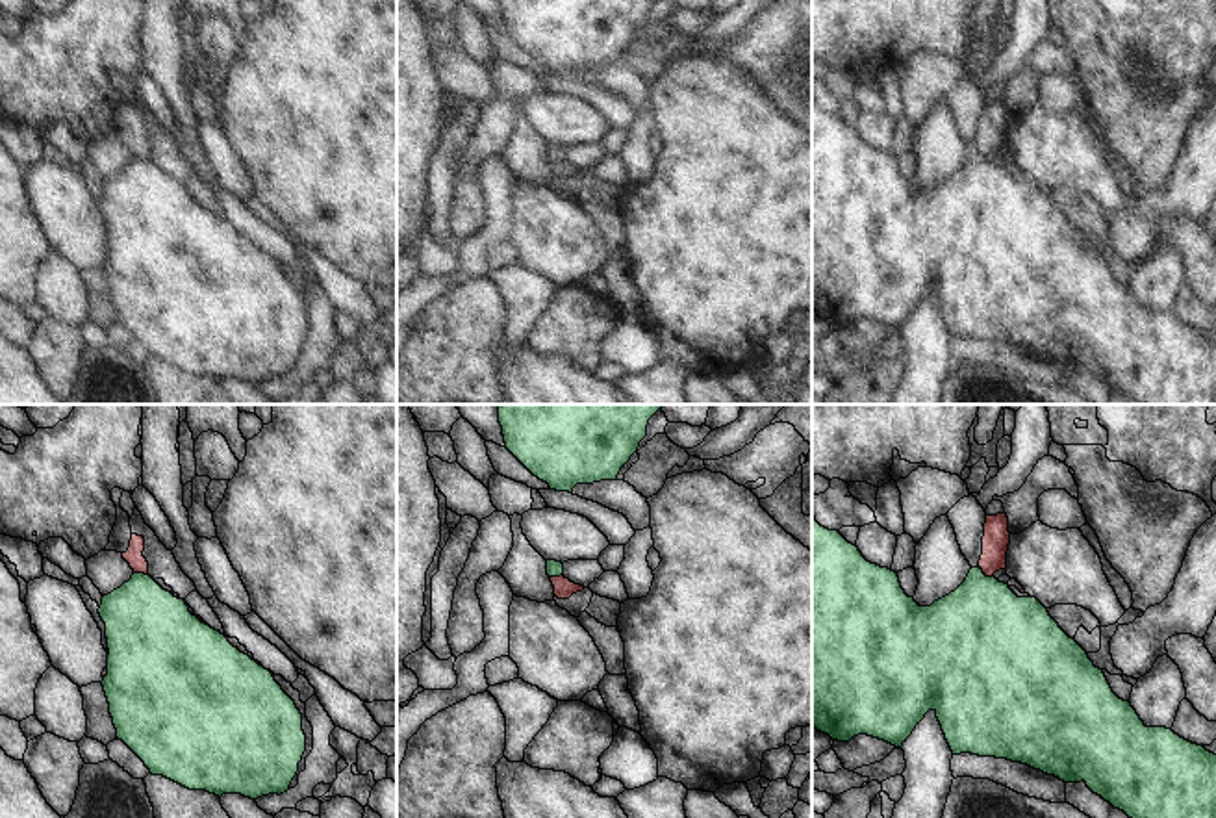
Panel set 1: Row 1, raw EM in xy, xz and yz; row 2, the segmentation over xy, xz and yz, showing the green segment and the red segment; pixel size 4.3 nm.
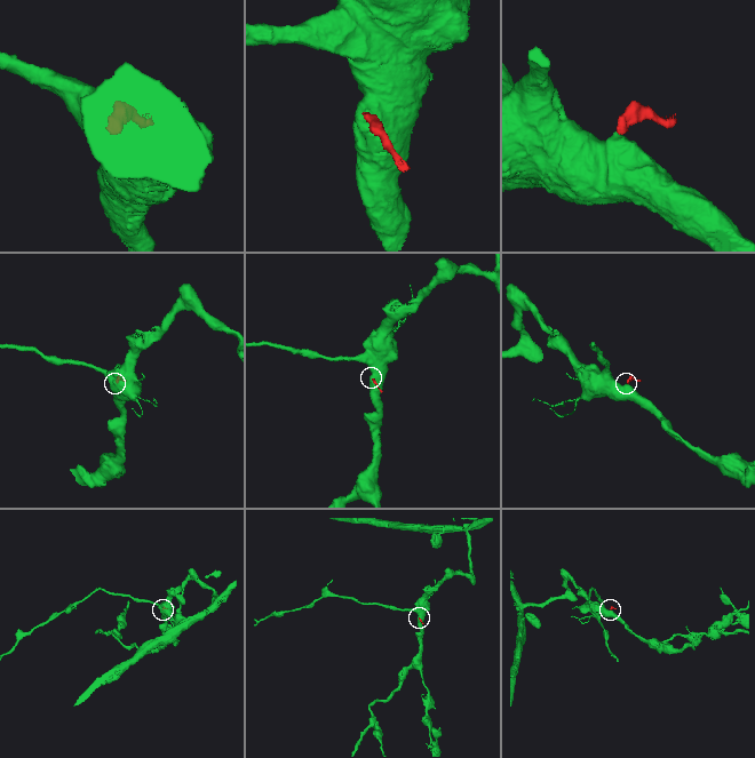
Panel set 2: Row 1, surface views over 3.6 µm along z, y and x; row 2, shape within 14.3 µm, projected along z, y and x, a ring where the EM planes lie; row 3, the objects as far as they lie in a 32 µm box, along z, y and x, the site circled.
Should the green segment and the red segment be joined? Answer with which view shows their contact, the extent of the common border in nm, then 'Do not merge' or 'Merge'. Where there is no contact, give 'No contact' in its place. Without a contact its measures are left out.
Touches green in yz. Shared border 80 nm. Do not merge.

